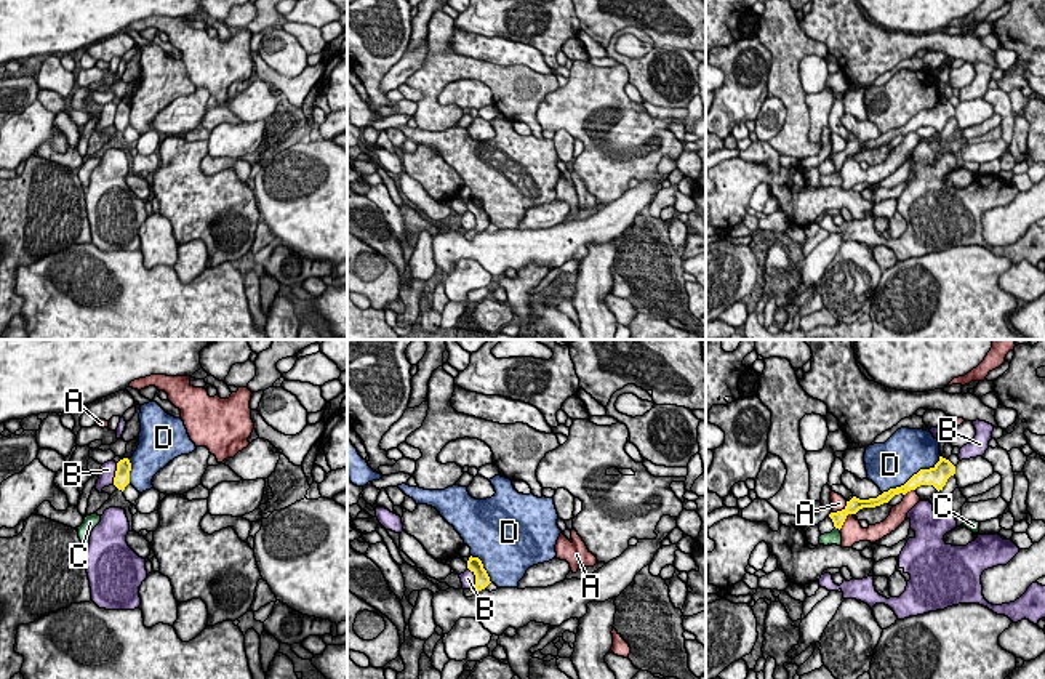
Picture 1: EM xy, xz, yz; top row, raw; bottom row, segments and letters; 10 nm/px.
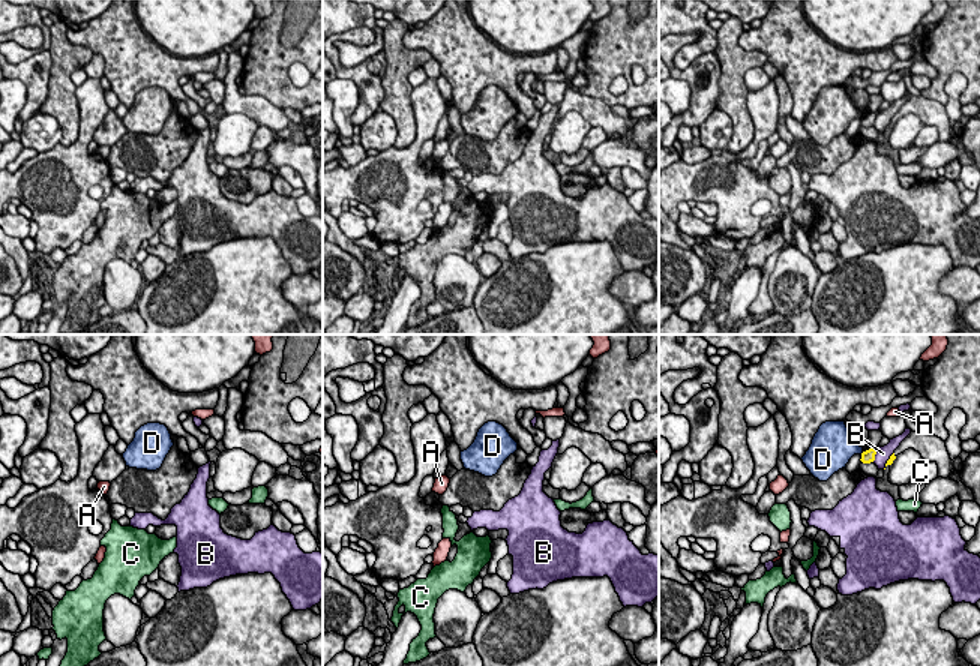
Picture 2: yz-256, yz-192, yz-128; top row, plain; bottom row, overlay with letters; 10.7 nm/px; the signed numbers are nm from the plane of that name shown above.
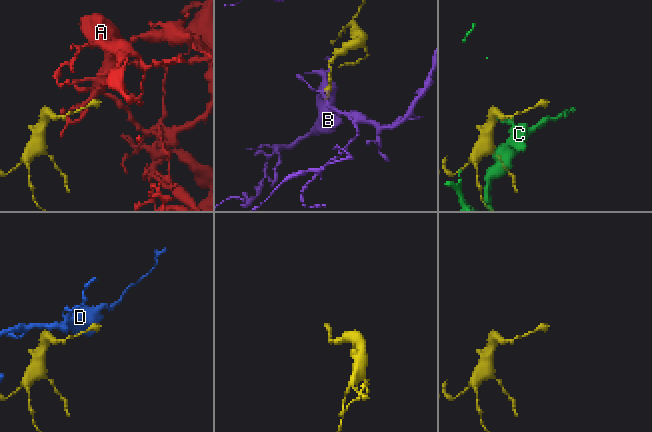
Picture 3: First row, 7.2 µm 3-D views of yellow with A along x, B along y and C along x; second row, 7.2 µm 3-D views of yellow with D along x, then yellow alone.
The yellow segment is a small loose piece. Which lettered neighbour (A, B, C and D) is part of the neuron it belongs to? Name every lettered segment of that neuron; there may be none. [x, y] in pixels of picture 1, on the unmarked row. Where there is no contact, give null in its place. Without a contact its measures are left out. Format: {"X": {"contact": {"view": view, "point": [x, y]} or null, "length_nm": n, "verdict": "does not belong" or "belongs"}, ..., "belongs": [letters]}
{"A": {"contact": {"view": "yz", "point": [842, 151]}, "length_nm": 200, "verdict": "does not belong"}, "B": {"contact": {"view": "xz", "point": [476, 221]}, "length_nm": 220, "verdict": "does not belong"}, "C": {"contact": {"view": "yz", "point": [837, 168]}, "length_nm": 60, "verdict": "does not belong"}, "D": {"contact": {"view": "yz", "point": [914, 116]}, "length_nm": 700, "verdict": "does not belong"}, "belongs": []}

